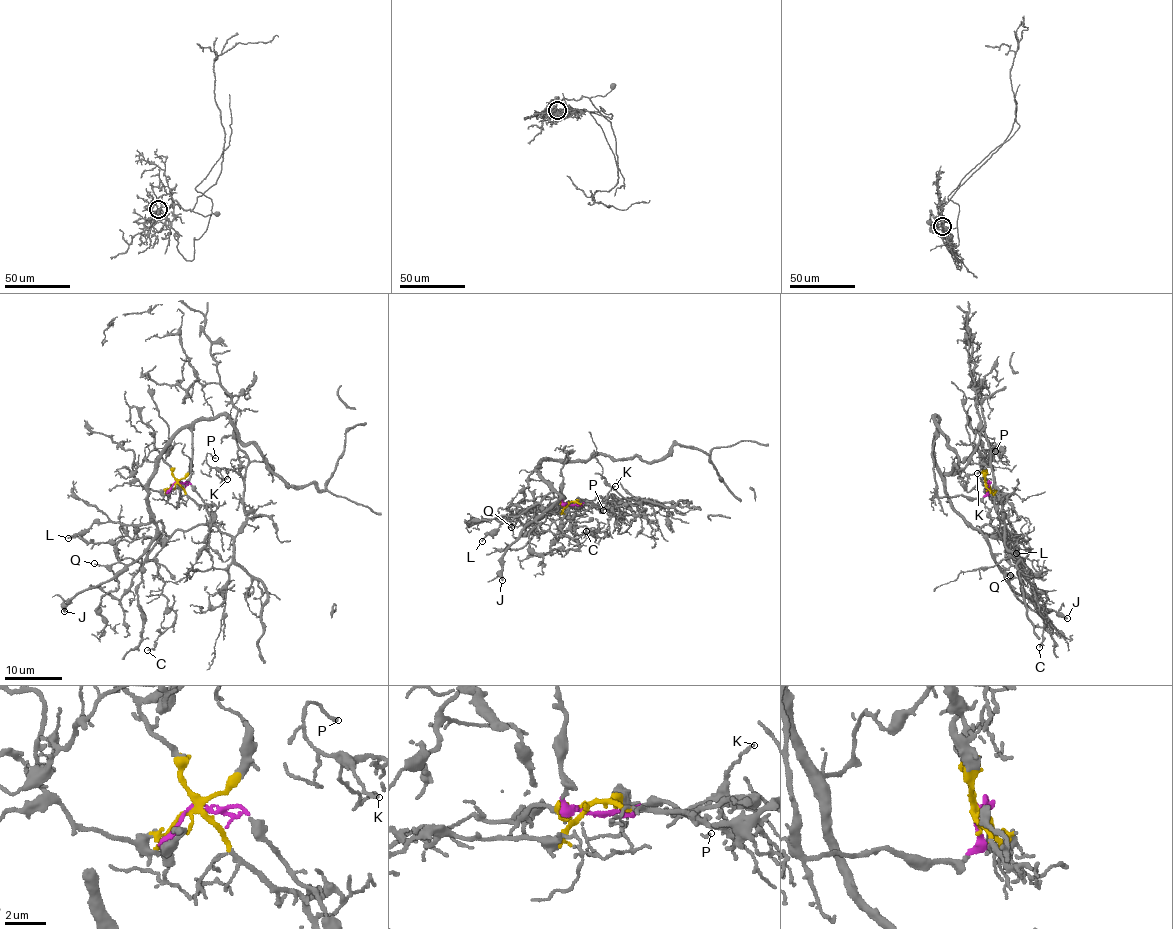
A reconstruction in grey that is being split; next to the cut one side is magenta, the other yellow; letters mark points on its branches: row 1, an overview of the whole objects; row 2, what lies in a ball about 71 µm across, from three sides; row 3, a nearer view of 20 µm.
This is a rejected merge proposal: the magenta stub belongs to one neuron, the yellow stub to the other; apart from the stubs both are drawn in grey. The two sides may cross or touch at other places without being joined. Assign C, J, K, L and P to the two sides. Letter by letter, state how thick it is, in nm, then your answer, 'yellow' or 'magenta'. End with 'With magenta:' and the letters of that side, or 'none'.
C: calibre 140 nm; yellow
J: calibre 320 nm; magenta
K: calibre 150 nm; yellow
L: calibre 140 nm; magenta
P: calibre 150 nm; yellow
With magenta: J, L

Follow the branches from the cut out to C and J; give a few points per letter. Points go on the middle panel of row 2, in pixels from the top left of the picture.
C: (568, 504), (612, 506), (575, 515), (570, 523), (587, 534), (606, 532), (585, 531)
J: (568, 504), (561, 466), (573, 450), (537, 467), (560, 496), (504, 555), (502, 581)

